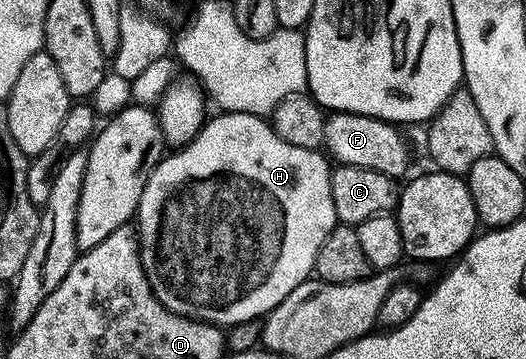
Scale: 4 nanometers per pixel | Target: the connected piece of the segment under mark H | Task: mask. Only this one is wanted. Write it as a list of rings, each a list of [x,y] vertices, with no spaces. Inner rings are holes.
[[[238,112],[216,115],[218,116],[215,119],[214,116],[207,118],[193,141],[185,147],[177,148],[173,152],[175,155],[167,154],[154,166],[138,202],[136,234],[142,257],[142,268],[146,270],[146,276],[155,297],[172,313],[183,315],[185,319],[195,319],[198,323],[210,323],[213,327],[229,329],[237,323],[250,323],[258,318],[261,320],[270,314],[272,308],[280,305],[280,301],[284,301],[284,297],[288,297],[288,293],[292,293],[296,285],[311,278],[316,253],[320,245],[324,245],[324,237],[328,237],[330,230],[338,223],[338,218],[336,209],[332,205],[332,185],[330,184],[332,167],[321,150],[300,148],[281,140],[271,124],[261,115]]]

